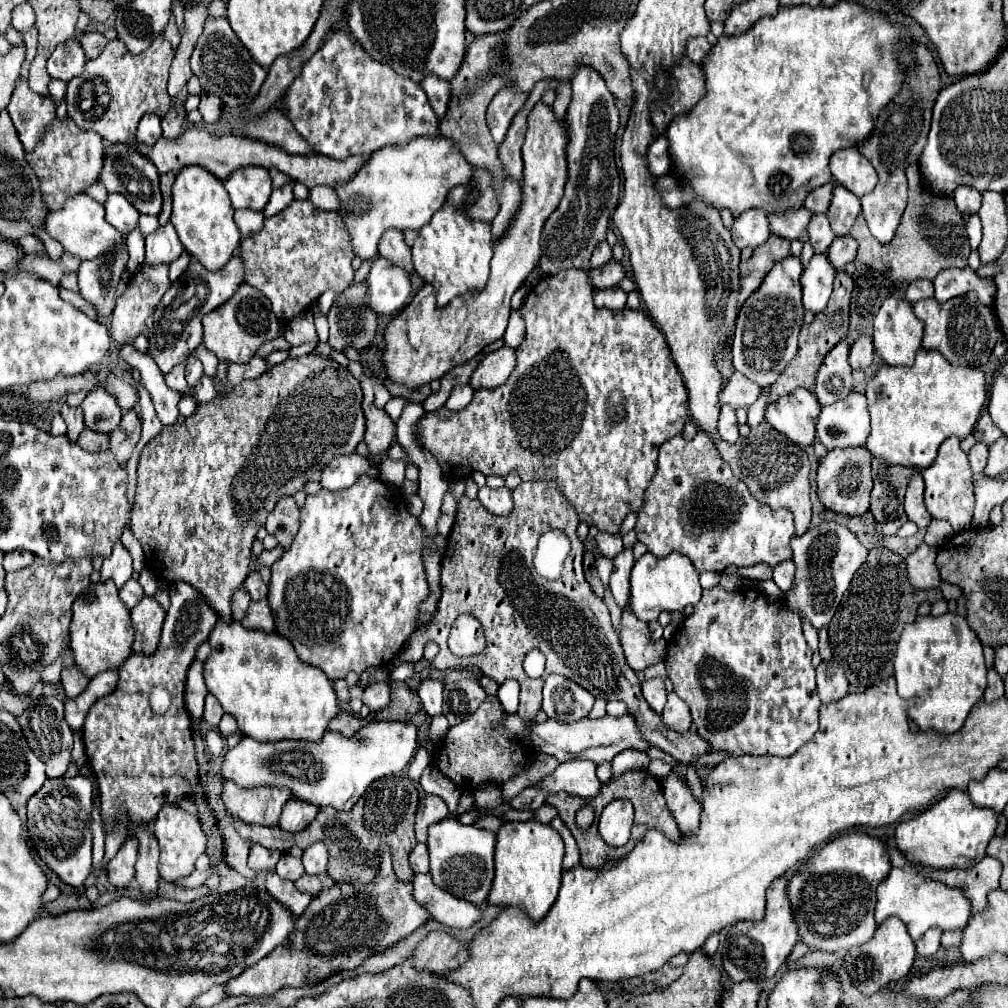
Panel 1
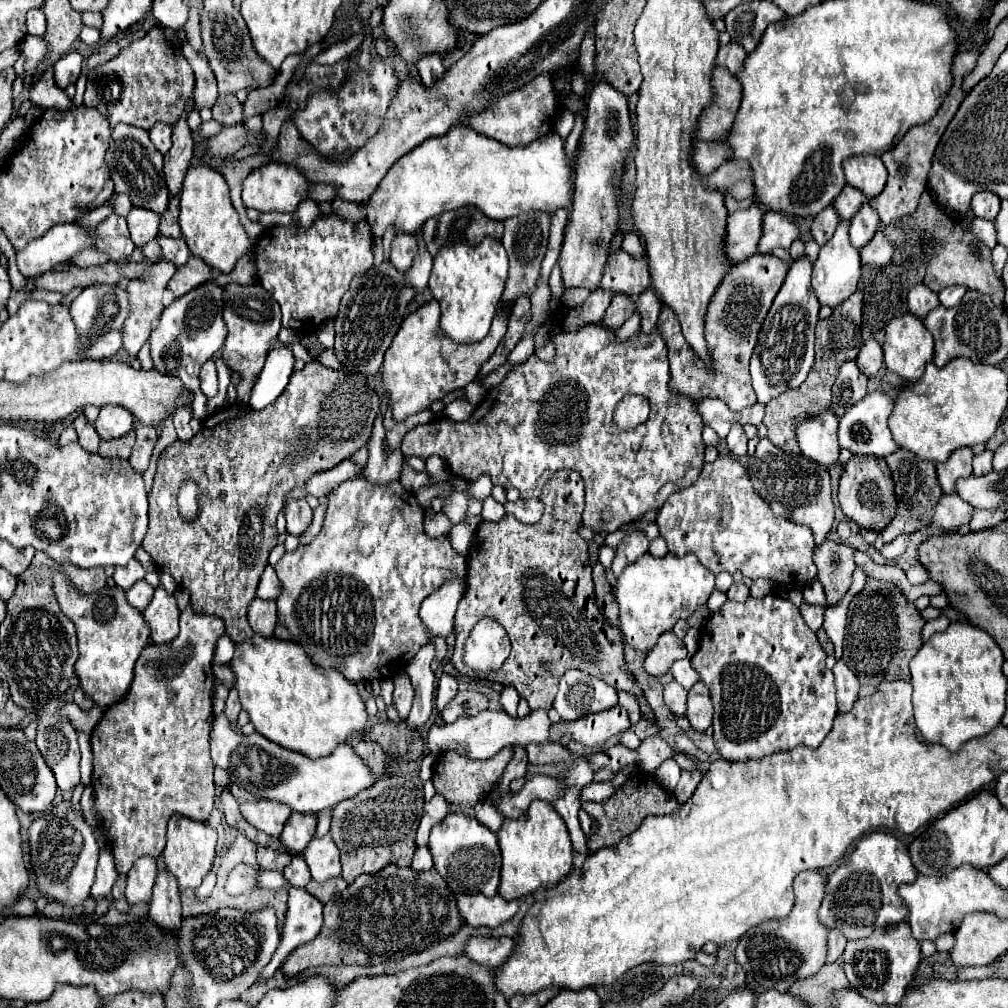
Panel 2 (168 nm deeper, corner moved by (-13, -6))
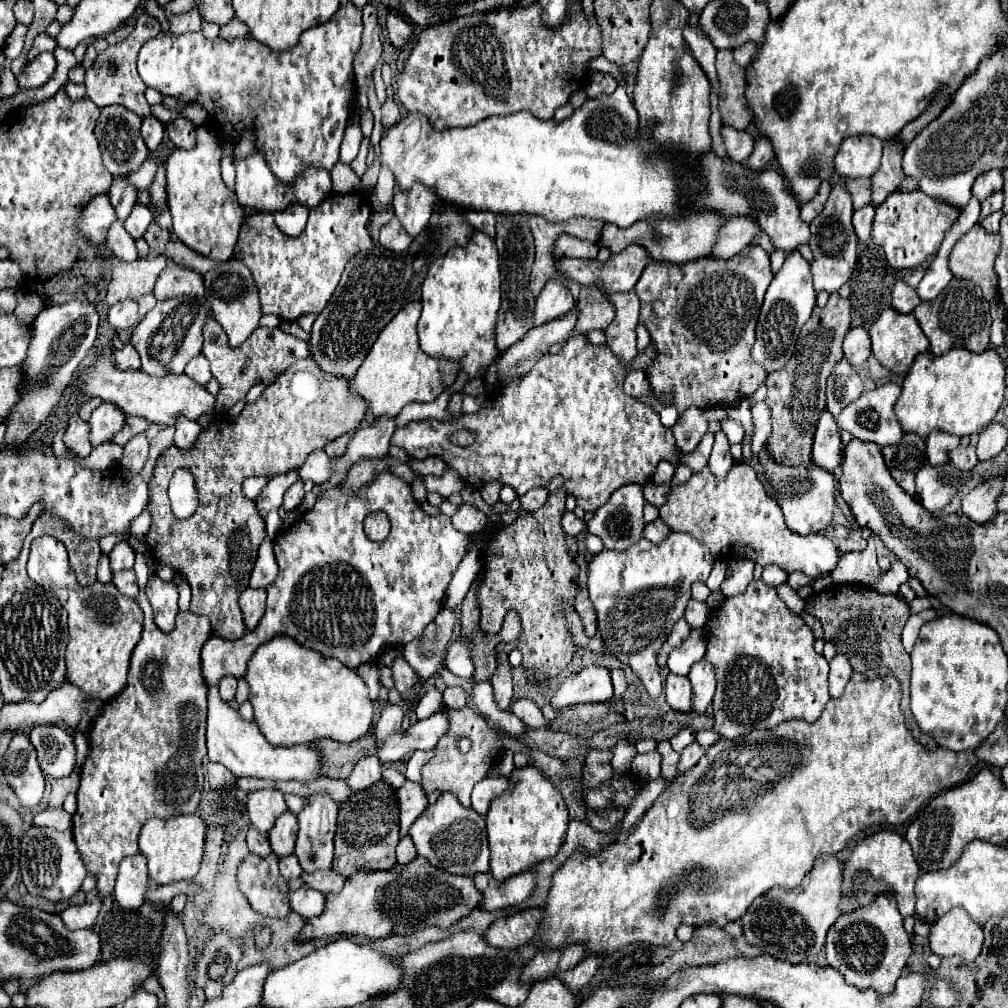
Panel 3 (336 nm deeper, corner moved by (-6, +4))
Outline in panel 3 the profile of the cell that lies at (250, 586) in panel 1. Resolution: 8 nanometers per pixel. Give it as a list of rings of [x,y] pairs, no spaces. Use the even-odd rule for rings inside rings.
[[[266,538],[258,548],[258,560],[254,564],[254,570],[250,574],[250,586],[252,588],[266,588],[274,582],[278,576],[278,564],[272,552],[272,540]]]

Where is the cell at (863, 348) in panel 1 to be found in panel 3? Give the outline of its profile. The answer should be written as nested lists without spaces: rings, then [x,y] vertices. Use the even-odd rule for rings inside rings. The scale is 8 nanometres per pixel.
[[[852,328],[846,338],[844,338],[844,358],[854,366],[864,366],[868,356],[872,354],[870,350],[870,336],[864,328]]]

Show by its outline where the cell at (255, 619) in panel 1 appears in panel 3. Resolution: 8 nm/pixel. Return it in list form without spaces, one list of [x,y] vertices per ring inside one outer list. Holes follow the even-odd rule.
[[[246,588],[240,594],[240,608],[242,608],[244,624],[248,626],[248,630],[254,630],[254,626],[262,618],[264,606],[266,606],[266,590],[262,590],[262,588],[256,588],[256,590]]]

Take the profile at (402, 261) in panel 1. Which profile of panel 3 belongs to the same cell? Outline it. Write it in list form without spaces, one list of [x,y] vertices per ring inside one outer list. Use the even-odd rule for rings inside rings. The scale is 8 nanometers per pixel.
[[[392,218],[388,224],[384,224],[380,228],[380,244],[388,250],[394,252],[404,252],[408,250],[412,238],[402,230],[402,224],[398,222],[398,218]]]

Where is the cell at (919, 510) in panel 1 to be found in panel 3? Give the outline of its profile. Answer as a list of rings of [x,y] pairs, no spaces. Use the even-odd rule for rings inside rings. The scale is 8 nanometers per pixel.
[[[1002,478],[986,482],[986,484],[978,486],[976,490],[970,490],[962,498],[962,512],[964,512],[964,516],[972,518],[978,524],[988,522],[994,514],[998,514],[996,498],[1000,494],[1002,494]]]

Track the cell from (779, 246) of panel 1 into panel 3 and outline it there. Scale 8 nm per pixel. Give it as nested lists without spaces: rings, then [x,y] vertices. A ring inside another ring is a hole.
[[[762,246],[746,248],[740,258],[698,258],[680,266],[652,260],[646,266],[634,288],[640,298],[640,320],[648,328],[652,344],[658,350],[658,358],[646,374],[658,396],[674,392],[674,406],[680,410],[680,414],[688,406],[710,408],[734,404],[736,400],[754,394],[756,388],[766,380],[762,366],[754,364],[750,358],[750,348],[754,344],[754,328],[764,292],[772,278],[774,274],[770,270],[770,258]]]

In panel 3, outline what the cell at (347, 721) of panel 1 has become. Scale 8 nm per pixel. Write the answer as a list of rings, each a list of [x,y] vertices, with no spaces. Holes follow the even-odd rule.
[[[368,754],[366,758],[360,758],[348,778],[350,788],[354,788],[354,792],[360,792],[364,788],[370,788],[374,782],[378,782],[382,778],[382,762],[376,758],[376,754]]]

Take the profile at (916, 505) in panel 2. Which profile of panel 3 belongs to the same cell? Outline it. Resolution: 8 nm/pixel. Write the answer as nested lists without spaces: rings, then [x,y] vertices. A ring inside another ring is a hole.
[[[904,434],[898,444],[882,446],[888,470],[900,488],[914,496],[914,474],[926,464],[926,444],[918,434]]]

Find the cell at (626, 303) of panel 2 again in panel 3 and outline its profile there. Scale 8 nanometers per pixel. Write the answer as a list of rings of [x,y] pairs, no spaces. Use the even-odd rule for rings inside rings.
[[[582,286],[578,308],[580,308],[580,316],[574,330],[580,334],[586,334],[594,328],[606,330],[606,326],[610,326],[610,322],[614,320],[614,306],[610,306],[606,294],[594,286]]]

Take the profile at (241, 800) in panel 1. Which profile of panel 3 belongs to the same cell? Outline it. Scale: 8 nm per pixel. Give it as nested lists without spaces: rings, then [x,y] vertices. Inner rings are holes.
[[[258,790],[248,794],[246,812],[250,816],[250,822],[266,834],[274,826],[276,818],[286,812],[286,802],[278,790]]]

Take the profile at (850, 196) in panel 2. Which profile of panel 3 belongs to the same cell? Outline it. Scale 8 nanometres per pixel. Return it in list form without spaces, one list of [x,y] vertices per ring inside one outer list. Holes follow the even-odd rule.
[[[844,178],[844,182],[846,182],[846,190],[850,190],[854,208],[862,208],[870,204],[870,180],[868,178],[858,178],[858,180]]]

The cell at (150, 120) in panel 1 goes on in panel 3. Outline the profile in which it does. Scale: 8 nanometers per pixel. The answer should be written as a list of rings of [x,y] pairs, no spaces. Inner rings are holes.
[[[154,116],[144,118],[144,122],[142,122],[142,138],[144,138],[150,152],[154,152],[160,146],[160,142],[164,138],[164,130],[166,128],[158,118],[154,118]]]

